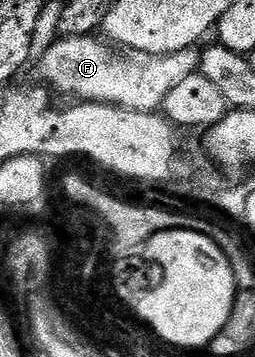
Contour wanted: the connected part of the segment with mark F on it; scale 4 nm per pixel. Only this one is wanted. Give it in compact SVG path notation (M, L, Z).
M92 35L60 37L38 62L40 75L45 79L41 80L53 92L73 95L71 98L76 101L112 103L131 111L156 113L163 108L170 89L200 70L202 55L196 47L169 55L147 55L141 51L117 53L107 42L99 43L96 39Z

